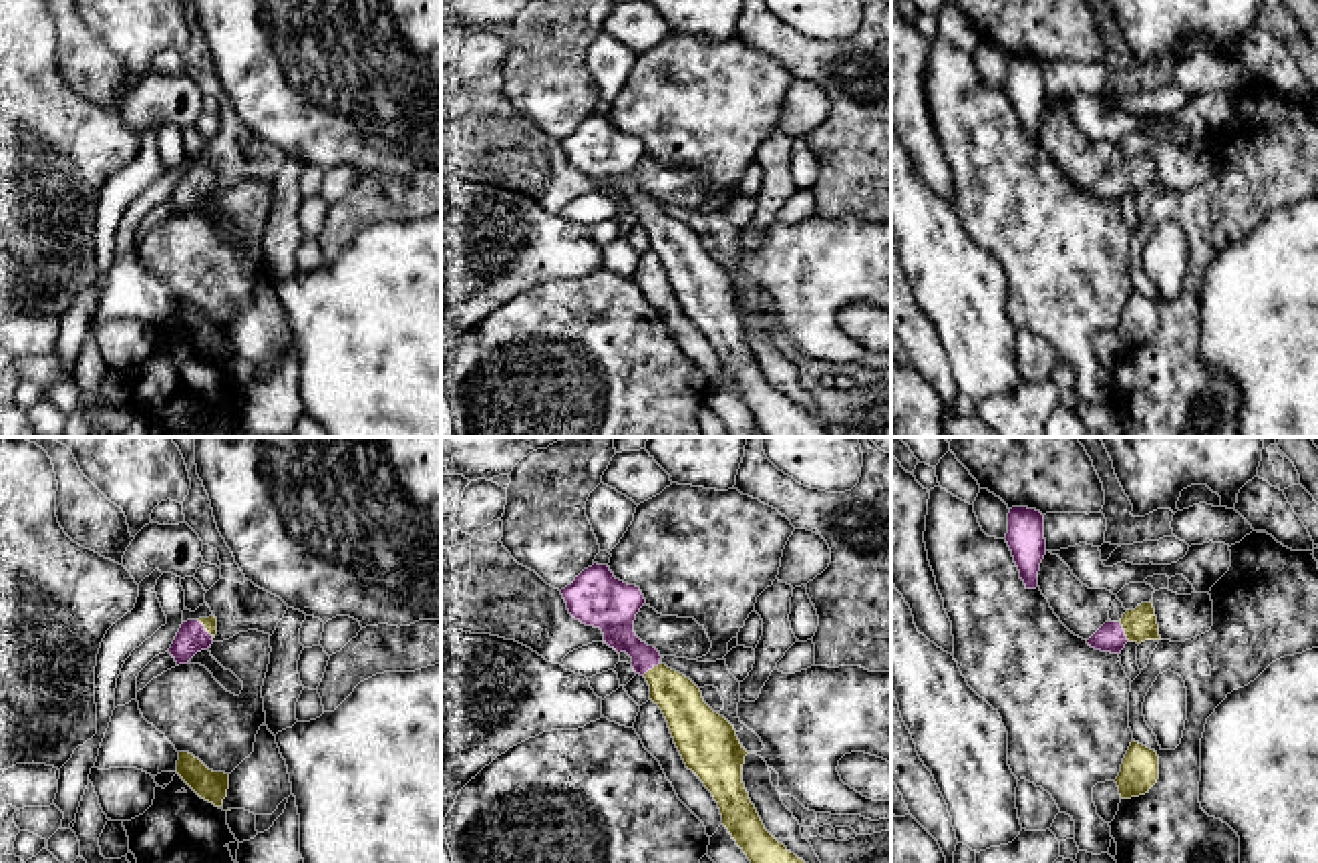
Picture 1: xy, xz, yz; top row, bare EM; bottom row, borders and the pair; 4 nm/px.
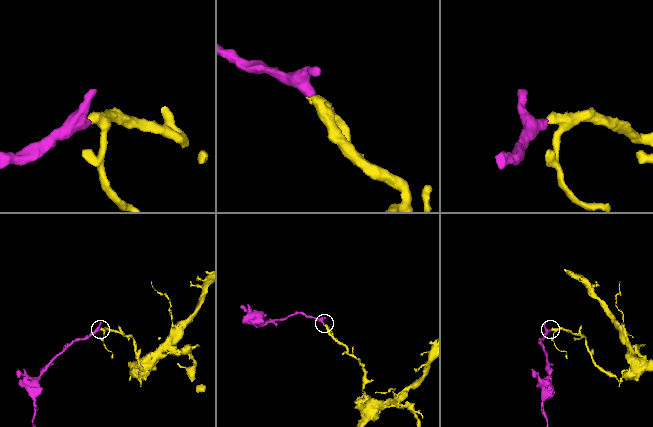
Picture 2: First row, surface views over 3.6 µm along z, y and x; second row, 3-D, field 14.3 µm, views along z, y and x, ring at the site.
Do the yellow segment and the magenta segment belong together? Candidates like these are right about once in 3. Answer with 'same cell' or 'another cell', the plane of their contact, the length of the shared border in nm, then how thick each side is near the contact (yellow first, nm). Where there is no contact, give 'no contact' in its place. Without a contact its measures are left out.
same cell; meets yellow in yz; contact 100 nm long; 140 nm thick on the yellow side, 110 nm on the other

